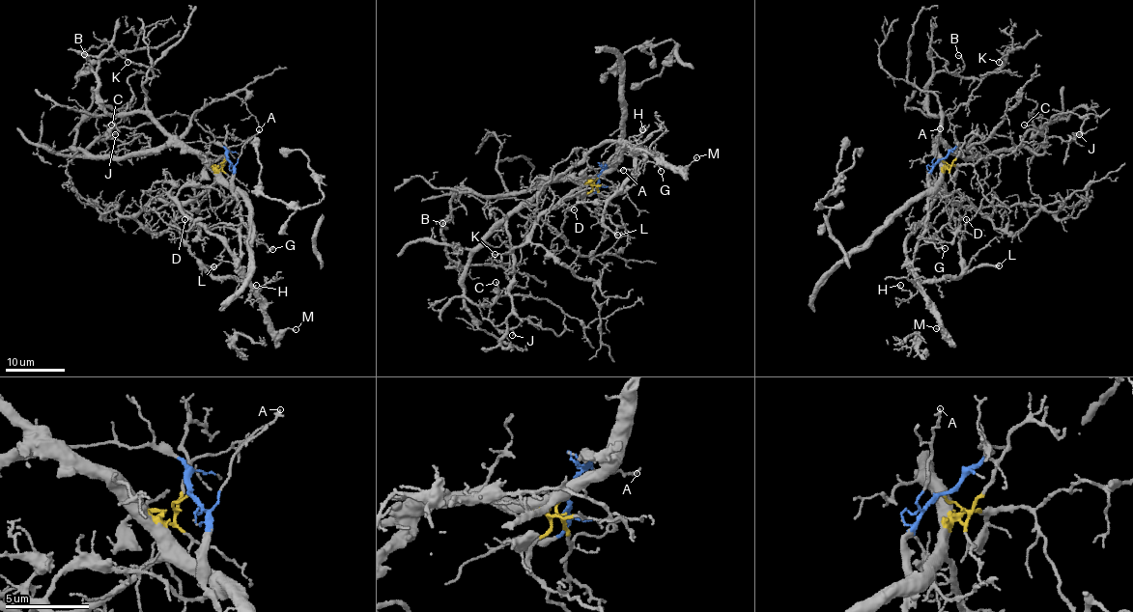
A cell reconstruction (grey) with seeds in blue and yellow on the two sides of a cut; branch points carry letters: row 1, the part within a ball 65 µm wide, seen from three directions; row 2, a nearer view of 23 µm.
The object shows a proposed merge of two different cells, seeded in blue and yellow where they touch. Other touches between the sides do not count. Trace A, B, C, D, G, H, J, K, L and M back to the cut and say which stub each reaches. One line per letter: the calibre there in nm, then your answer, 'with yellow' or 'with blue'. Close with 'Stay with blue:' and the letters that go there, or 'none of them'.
A: calibre 140 nm; with blue
B: calibre 140 nm; with yellow
C: calibre 110 nm; with yellow
D: calibre 100 nm; with blue
G: calibre 130 nm; with blue
H: calibre 110 nm; with blue
J: calibre 130 nm; with yellow
K: calibre 110 nm; with yellow
L: calibre 360 nm; with blue
M: calibre 120 nm; with blue
Stay with blue: A, D, G, H, L, M

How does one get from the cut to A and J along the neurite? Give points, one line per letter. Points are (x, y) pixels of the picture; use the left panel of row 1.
A: (227, 160), (234, 165), (238, 161), (241, 147), (259, 129)
J: (227, 160), (208, 166), (171, 142), (120, 157), (71, 148), (82, 153), (95, 136), (115, 135)

